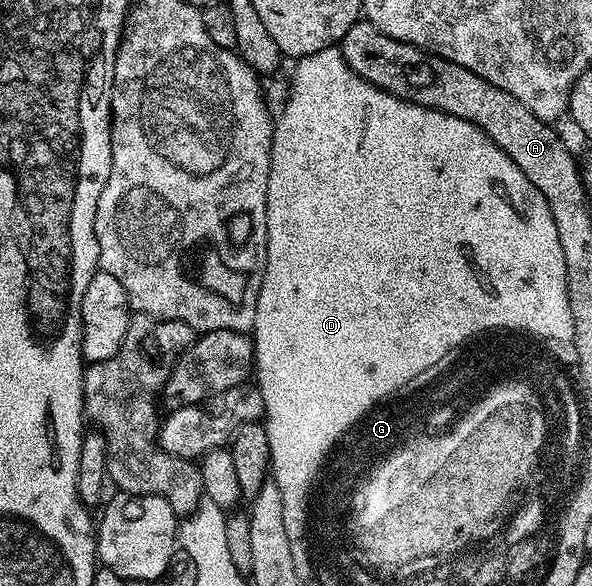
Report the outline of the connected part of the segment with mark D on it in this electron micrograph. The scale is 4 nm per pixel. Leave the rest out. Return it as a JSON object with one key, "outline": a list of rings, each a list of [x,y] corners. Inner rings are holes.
{"outline":[[[332,46],[325,50],[317,50],[317,54],[298,57],[294,61],[295,69],[291,72],[291,89],[287,92],[287,101],[283,104],[283,113],[277,116],[271,133],[271,169],[267,179],[267,261],[263,271],[261,290],[257,294],[257,310],[255,311],[255,327],[253,329],[253,343],[255,345],[255,362],[253,365],[253,380],[257,385],[263,399],[263,414],[265,427],[271,437],[271,468],[275,485],[283,495],[283,513],[286,519],[307,520],[309,515],[309,497],[312,495],[313,485],[320,474],[321,458],[331,446],[331,440],[338,436],[339,431],[346,427],[353,414],[361,406],[371,404],[375,395],[385,390],[401,386],[403,380],[408,380],[414,372],[419,372],[419,364],[431,364],[442,355],[443,348],[451,348],[455,340],[460,340],[467,332],[476,332],[477,326],[483,324],[515,324],[517,326],[530,326],[535,332],[549,334],[566,334],[571,332],[573,314],[569,314],[569,298],[567,297],[567,275],[565,274],[565,258],[563,247],[557,238],[557,229],[554,226],[553,215],[541,193],[536,190],[525,174],[514,164],[509,154],[502,152],[476,124],[465,118],[457,118],[453,114],[438,112],[425,106],[417,106],[408,100],[397,98],[377,86],[373,86],[365,78],[361,78],[345,62],[342,51]]]}

